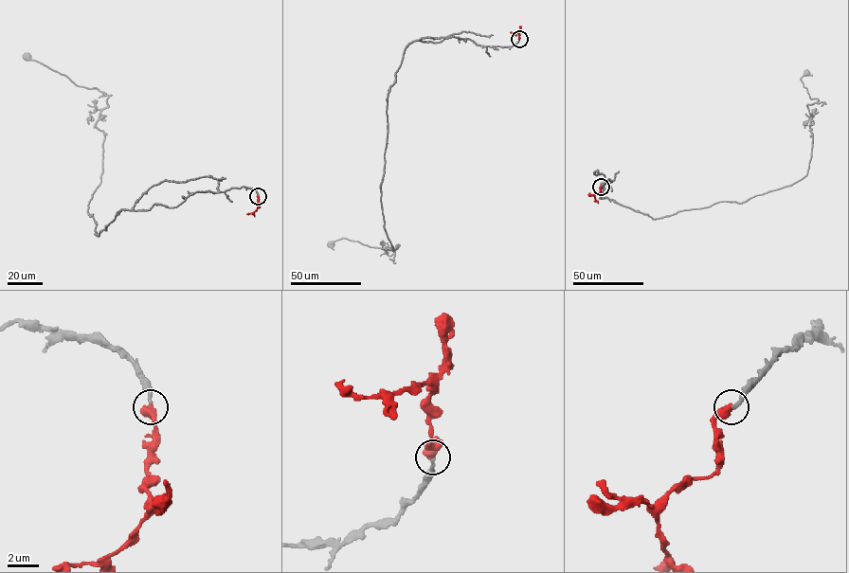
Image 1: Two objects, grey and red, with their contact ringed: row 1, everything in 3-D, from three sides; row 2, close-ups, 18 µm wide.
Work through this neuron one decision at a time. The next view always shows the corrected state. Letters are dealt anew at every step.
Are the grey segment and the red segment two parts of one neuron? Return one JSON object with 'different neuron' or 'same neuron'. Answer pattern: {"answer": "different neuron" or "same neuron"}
{"answer": "same neuron"}

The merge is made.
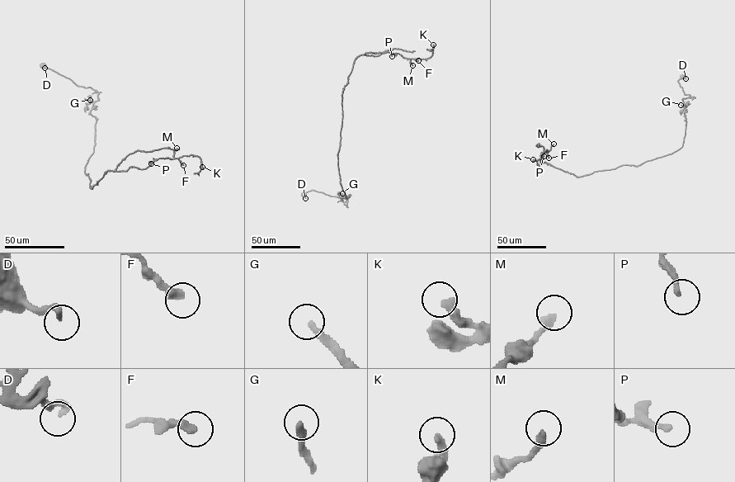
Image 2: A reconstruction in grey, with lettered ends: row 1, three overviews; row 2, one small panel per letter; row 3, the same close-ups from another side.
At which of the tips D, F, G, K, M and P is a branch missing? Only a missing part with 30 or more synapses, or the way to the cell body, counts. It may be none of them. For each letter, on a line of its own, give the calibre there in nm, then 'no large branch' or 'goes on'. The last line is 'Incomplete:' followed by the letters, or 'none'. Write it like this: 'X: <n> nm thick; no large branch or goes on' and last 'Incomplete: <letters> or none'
D: 240 nm thick; no large branch
F: 360 nm thick; no large branch
G: 240 nm thick; goes on
K: 320 nm thick; no large branch
M: 320 nm thick; goes on
P: 200 nm thick; no large branch
Incomplete: G, M

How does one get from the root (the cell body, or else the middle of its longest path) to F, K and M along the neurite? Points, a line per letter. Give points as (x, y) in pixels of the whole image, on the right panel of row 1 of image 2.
F: (680, 77), (690, 96), (682, 98), (685, 133), (677, 150), (578, 177), (540, 163), (542, 152), (548, 158)
K: (680, 77), (690, 95), (682, 98), (685, 134), (671, 153), (578, 177), (540, 163), (547, 149), (533, 159)
M: (680, 77), (690, 95), (682, 98), (685, 134), (671, 153), (577, 177), (540, 163), (553, 144)

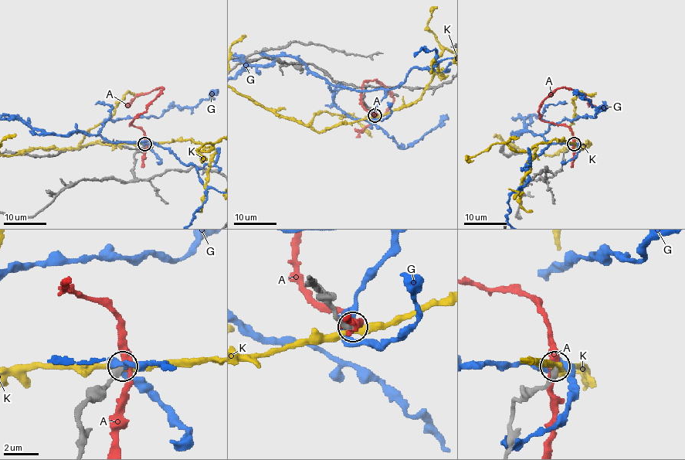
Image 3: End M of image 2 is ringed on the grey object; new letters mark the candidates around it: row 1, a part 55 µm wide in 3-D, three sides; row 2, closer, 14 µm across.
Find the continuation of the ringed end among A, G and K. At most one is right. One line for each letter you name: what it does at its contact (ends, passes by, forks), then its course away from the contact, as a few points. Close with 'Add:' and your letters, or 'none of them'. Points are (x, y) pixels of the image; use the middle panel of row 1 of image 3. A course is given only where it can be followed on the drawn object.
Add: none of them

